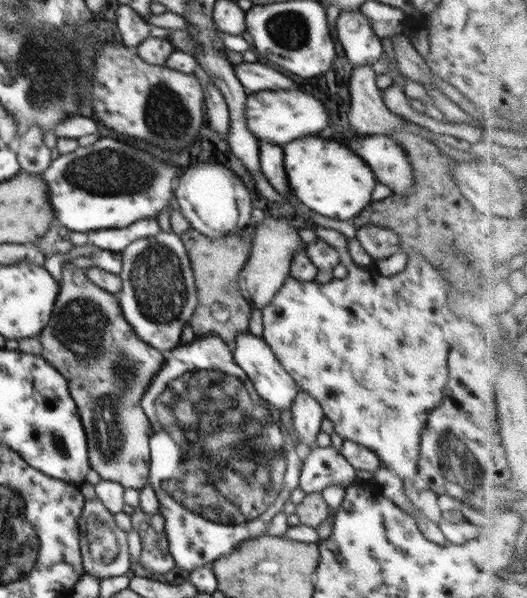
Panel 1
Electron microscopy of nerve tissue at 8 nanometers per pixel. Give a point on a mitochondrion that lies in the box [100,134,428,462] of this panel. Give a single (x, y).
(160, 289)

